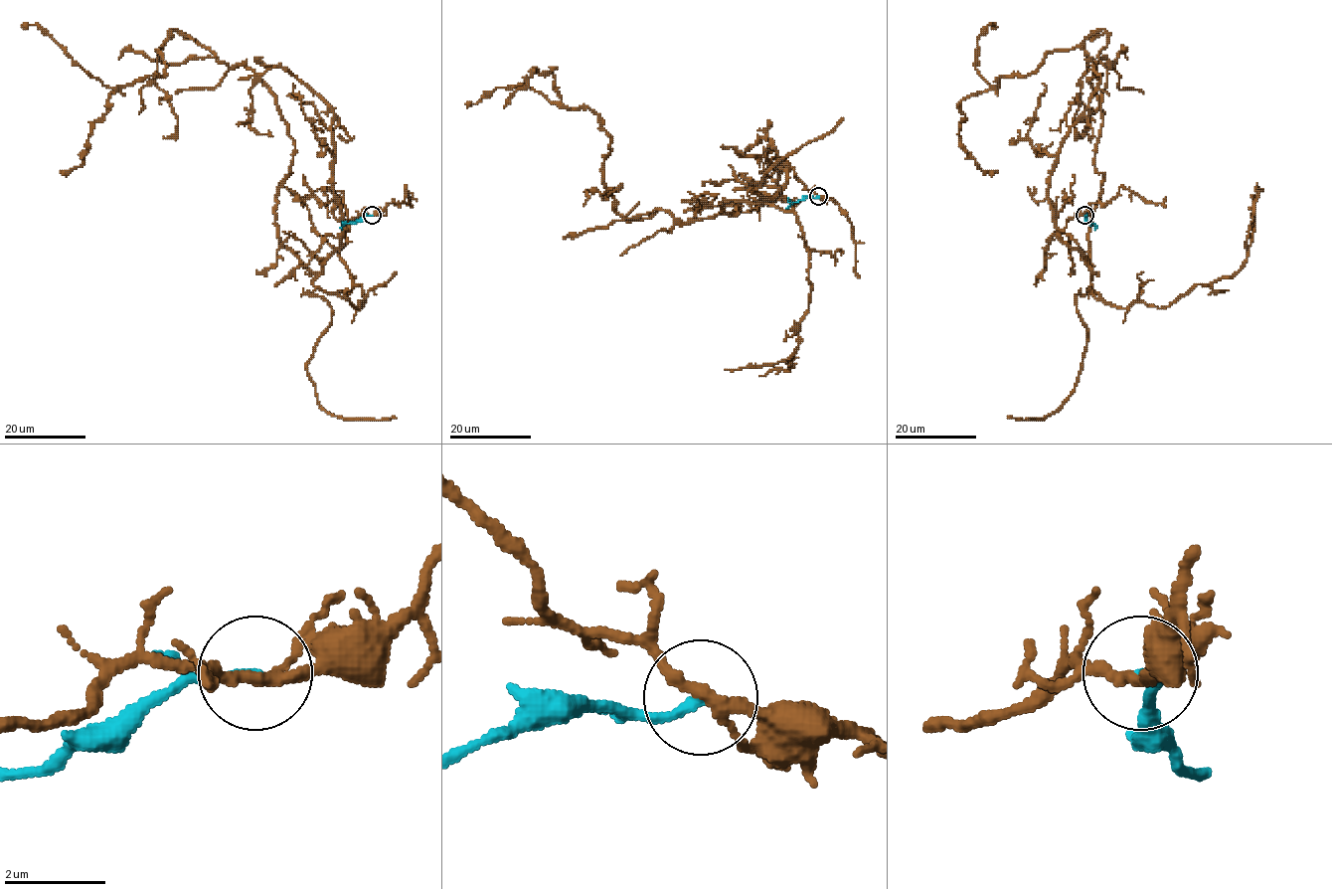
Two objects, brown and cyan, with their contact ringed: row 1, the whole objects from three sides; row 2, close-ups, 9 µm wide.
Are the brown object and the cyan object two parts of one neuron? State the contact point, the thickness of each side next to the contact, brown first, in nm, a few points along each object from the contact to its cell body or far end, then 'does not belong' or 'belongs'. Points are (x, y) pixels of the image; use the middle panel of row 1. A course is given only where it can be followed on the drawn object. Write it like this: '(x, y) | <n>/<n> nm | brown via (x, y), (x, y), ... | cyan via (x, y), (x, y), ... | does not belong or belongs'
(818, 196) | 240/190 nm | brown via (818, 196), (790, 168), (737, 214), (626, 220), (601, 119), (553, 71), (503, 107) | cyan via (818, 196), (805, 197), (788, 207) | does not belong

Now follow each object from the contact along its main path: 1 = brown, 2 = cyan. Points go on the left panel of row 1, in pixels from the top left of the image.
1: (372, 215), (310, 272), (277, 234), (294, 143), (276, 95), (176, 29), (166, 74), (109, 95), (60, 171)
2: (372, 215), (347, 223), (341, 226), (342, 229)

